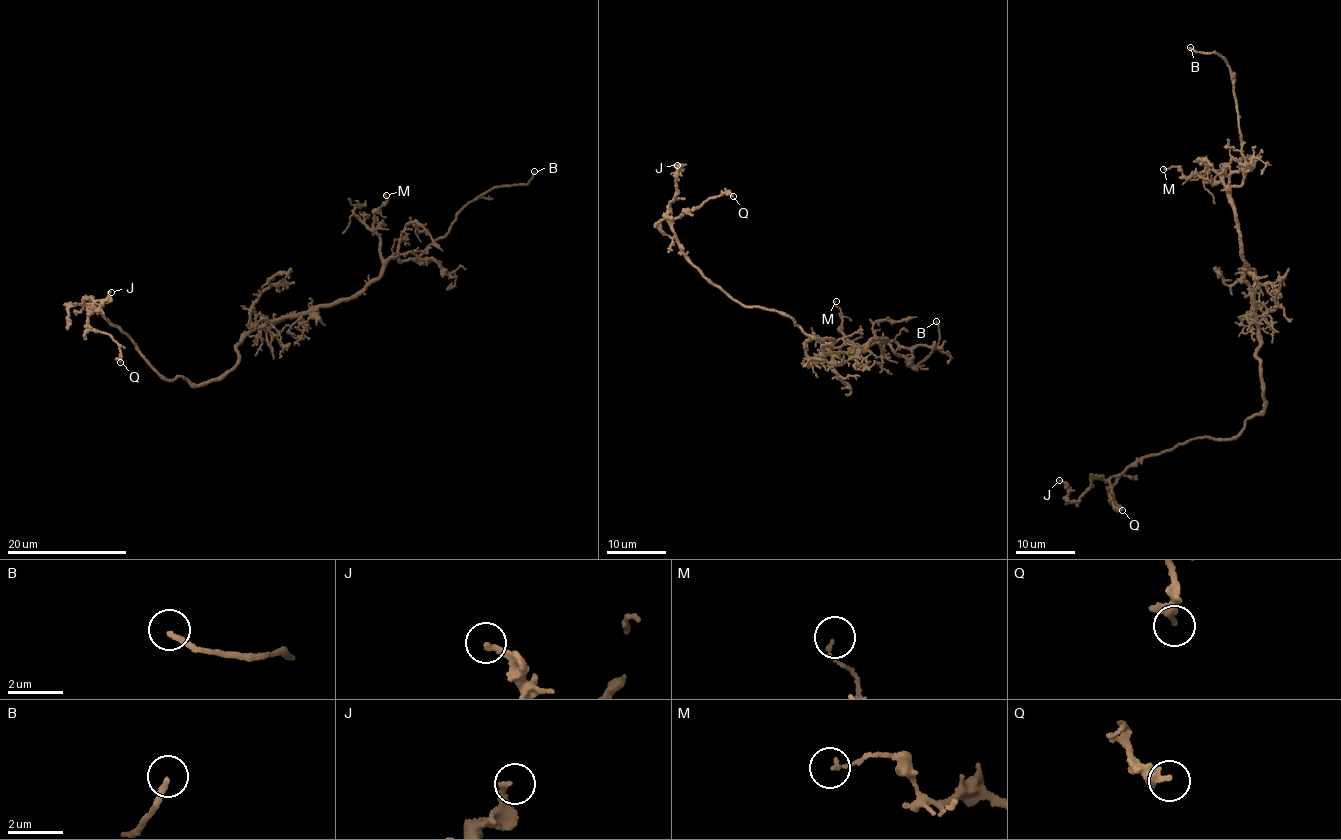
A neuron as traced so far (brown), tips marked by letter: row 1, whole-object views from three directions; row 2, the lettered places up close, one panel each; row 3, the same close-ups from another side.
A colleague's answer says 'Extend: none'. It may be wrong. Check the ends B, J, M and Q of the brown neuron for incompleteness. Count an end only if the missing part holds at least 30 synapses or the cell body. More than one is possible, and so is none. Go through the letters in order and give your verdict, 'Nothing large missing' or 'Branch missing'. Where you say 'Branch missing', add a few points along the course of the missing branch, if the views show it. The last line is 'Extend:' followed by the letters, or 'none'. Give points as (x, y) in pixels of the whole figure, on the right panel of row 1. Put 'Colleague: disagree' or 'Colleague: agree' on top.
Colleague: disagree
B: Branch missing. Course of what is missing: (1190, 47), (1153, 37), (1124, 20), (1115, 4), (1110, 2)
J: Nothing large missing
M: Nothing large missing
Q: Nothing large missing
Extend: B

